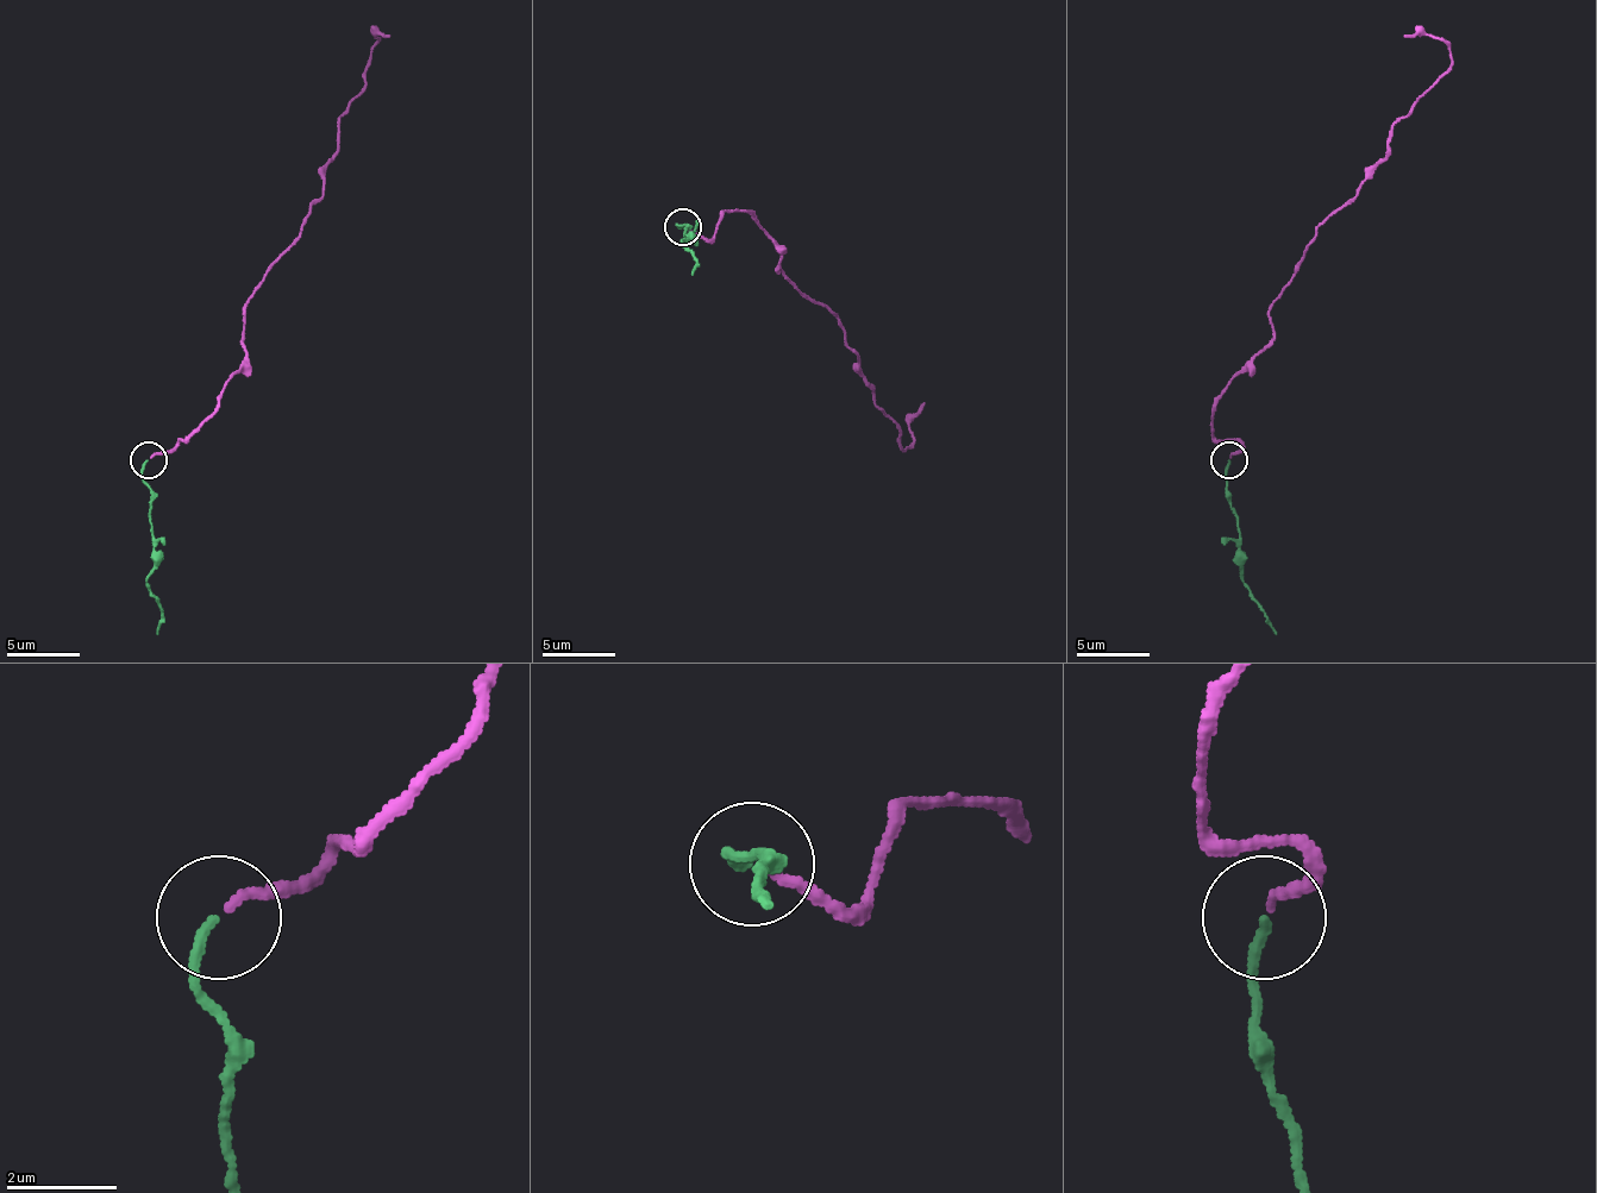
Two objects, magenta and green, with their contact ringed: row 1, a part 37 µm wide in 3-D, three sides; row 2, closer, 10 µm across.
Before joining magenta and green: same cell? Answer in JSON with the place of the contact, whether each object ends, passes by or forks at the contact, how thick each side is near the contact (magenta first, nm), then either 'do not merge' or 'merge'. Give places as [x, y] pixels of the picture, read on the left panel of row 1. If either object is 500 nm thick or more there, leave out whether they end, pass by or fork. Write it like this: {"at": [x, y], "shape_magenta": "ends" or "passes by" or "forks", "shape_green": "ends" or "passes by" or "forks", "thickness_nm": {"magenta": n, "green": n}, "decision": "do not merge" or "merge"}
{"at": [148, 460], "shape_magenta": "ends", "shape_green": "ends", "thickness_nm": {"magenta": 170, "green": 180}, "decision": "merge"}

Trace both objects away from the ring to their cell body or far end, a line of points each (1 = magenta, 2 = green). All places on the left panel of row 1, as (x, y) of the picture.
1: (151, 459), (210, 415), (246, 345), (243, 305), (324, 194), (338, 117), (361, 90), (375, 36), (390, 36)
2: (148, 459), (143, 484), (151, 493), (155, 537), (155, 573), (148, 588), (162, 607), (158, 635)

